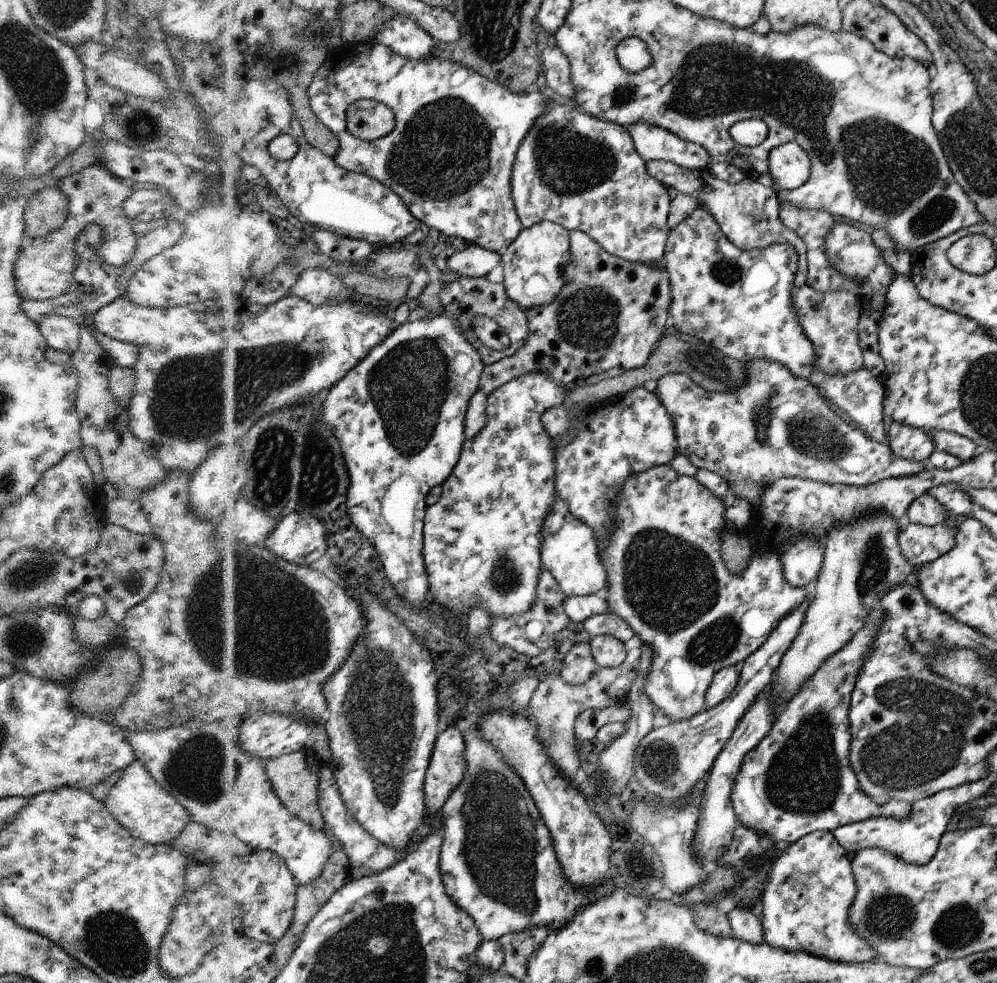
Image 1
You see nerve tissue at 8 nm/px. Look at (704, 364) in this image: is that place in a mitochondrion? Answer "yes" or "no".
yes

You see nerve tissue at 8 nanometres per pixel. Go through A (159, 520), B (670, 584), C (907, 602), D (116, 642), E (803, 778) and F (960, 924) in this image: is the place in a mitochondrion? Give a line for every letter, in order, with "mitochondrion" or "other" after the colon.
A: other
B: mitochondrion
C: other
D: other
E: mitochondrion
F: mitochondrion

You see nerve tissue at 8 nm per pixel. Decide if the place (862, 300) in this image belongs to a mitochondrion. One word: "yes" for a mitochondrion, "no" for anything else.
no

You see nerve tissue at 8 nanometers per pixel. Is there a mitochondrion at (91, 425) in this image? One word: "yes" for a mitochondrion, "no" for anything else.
no

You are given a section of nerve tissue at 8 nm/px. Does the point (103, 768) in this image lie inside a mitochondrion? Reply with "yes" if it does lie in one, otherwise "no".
no

